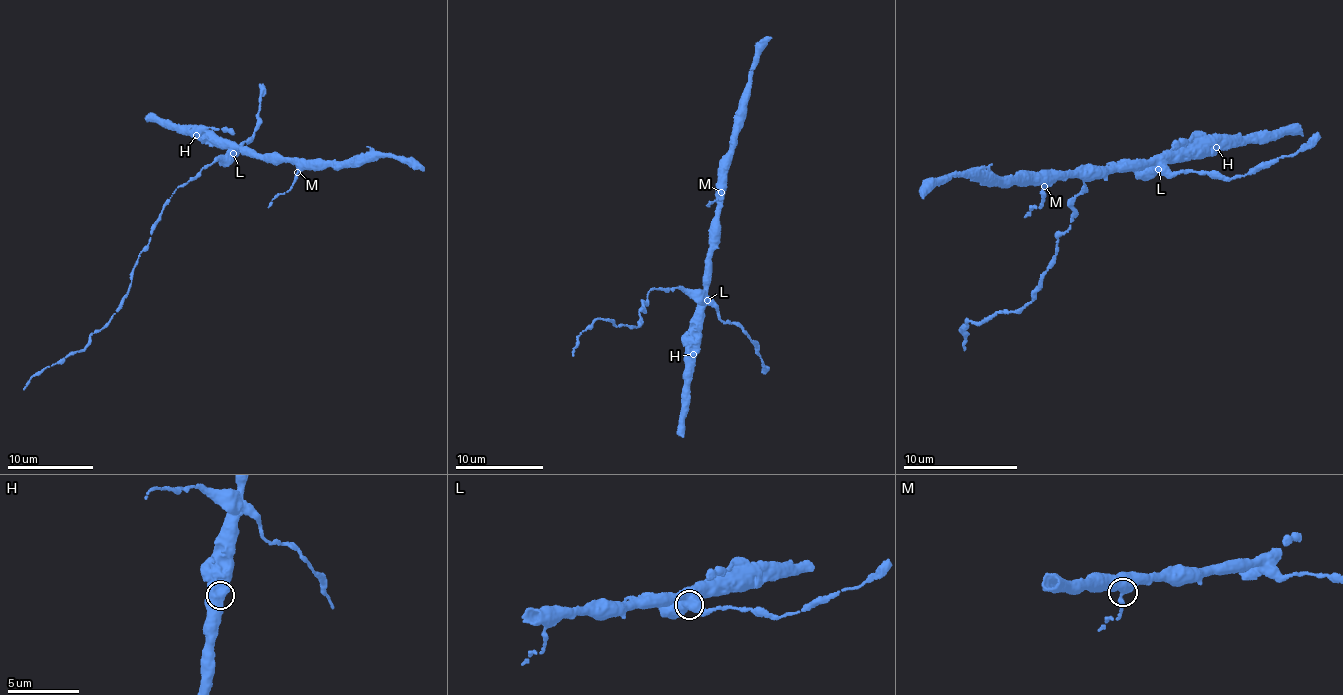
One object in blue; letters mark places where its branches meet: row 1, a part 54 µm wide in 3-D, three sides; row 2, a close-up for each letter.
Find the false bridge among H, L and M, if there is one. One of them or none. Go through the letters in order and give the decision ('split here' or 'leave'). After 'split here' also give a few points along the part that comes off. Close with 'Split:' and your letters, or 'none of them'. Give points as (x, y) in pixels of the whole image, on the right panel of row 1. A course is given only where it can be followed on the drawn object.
H: leave
L: split here; foreign part runs (1158, 170), (1120, 162), (1085, 171), (1070, 228), (1056, 237), (1034, 297), (1022, 308), (965, 319), (964, 351)
M: leave
Split: L

